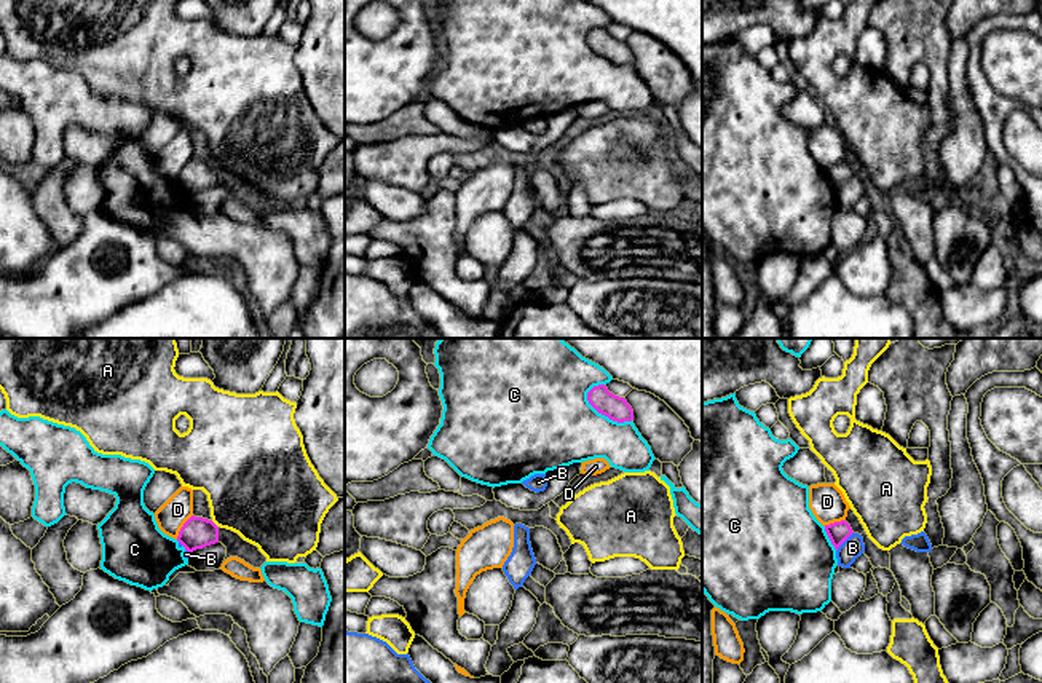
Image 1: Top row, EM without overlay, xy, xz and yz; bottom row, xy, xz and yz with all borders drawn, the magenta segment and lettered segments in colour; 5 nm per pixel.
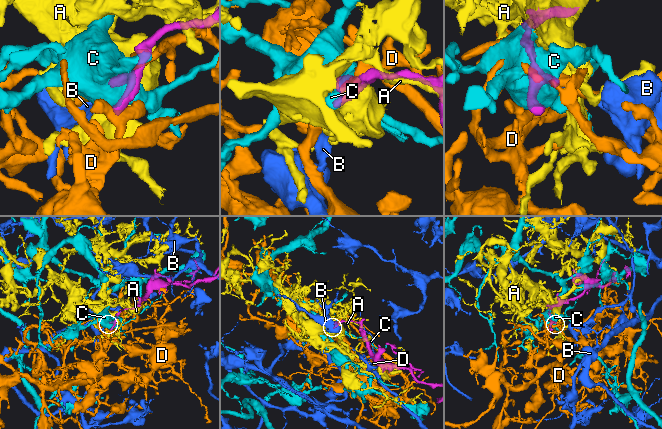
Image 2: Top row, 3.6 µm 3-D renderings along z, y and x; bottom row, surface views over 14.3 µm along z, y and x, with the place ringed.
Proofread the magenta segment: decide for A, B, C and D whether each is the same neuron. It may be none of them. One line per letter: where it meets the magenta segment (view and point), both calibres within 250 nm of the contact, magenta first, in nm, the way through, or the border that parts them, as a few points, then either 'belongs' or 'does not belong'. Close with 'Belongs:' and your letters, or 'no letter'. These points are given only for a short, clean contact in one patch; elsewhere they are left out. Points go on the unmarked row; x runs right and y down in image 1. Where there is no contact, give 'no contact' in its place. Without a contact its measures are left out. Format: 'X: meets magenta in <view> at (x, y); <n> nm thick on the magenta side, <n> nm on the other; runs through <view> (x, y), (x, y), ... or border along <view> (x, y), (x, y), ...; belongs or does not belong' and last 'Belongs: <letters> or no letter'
A: meets magenta in xy at (214, 166); 160 nm thick on the magenta side, 440 nm on the other; does not belong
B: meets magenta in yz at (844, 182); 110 nm thick on the magenta side, 110 nm on the other; border along yz (852, 174), (836, 193); does not belong
C: meets magenta in xz at (605, 58); 120 nm thick on the magenta side, 400 nm on the other; does not belong
D: meets magenta in xy at (182, 169); 160 nm thick on the magenta side, 150 nm on the other; does not belong
Belongs: no letter

